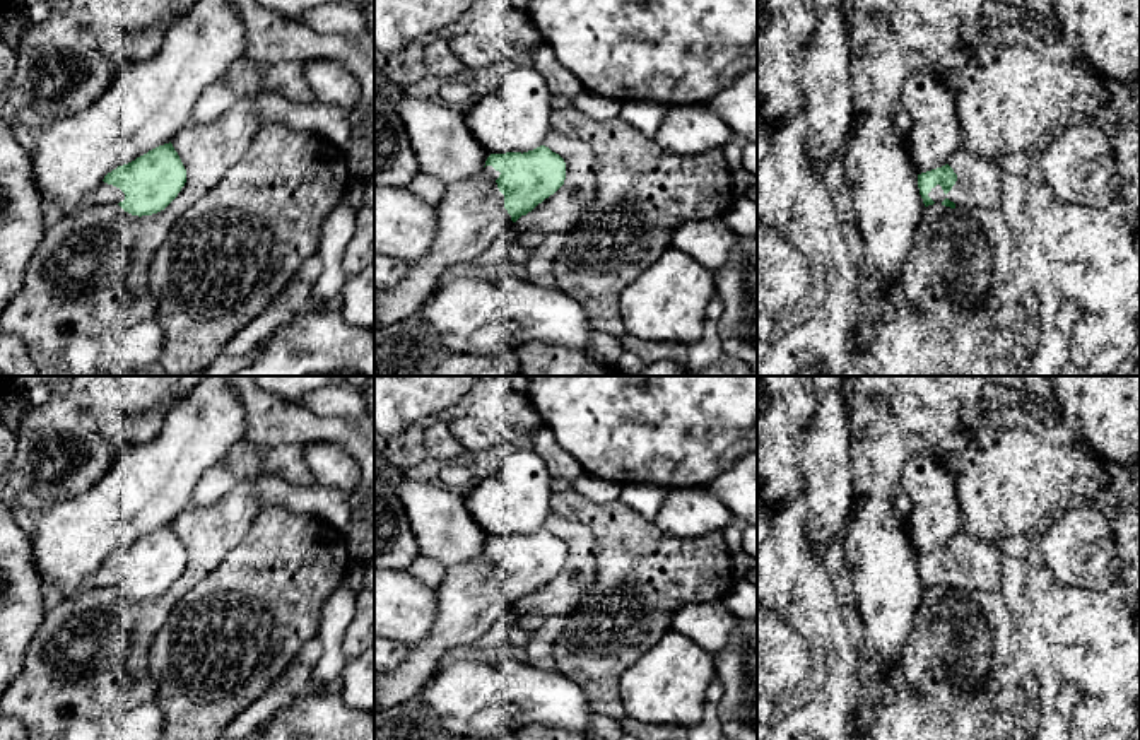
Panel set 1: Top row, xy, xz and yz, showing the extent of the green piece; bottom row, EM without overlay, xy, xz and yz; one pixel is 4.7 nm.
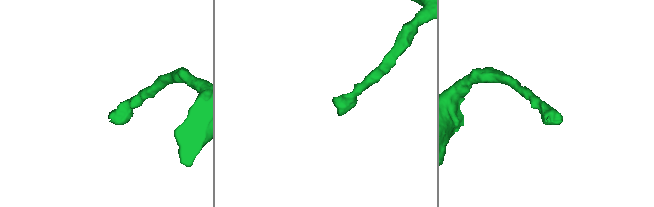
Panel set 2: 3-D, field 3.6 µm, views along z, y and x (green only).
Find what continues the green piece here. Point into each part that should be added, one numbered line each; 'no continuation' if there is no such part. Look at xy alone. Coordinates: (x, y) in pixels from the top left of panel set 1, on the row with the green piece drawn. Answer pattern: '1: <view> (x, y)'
1: xy (105, 193)

